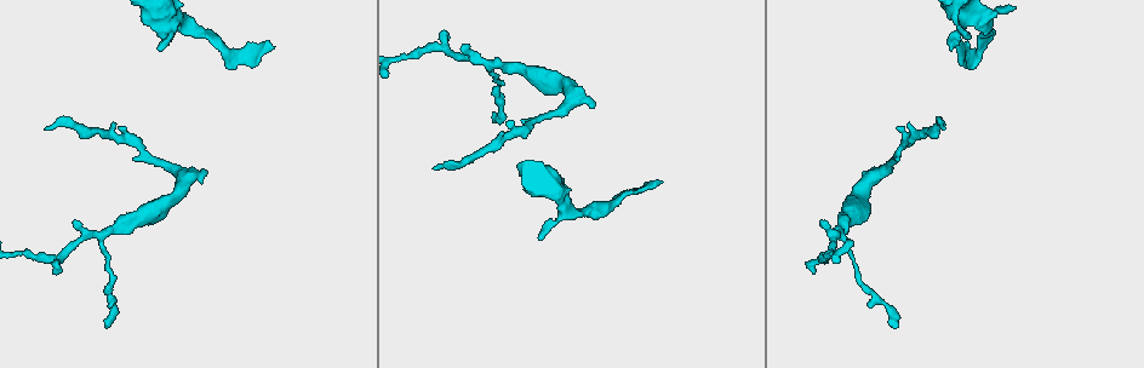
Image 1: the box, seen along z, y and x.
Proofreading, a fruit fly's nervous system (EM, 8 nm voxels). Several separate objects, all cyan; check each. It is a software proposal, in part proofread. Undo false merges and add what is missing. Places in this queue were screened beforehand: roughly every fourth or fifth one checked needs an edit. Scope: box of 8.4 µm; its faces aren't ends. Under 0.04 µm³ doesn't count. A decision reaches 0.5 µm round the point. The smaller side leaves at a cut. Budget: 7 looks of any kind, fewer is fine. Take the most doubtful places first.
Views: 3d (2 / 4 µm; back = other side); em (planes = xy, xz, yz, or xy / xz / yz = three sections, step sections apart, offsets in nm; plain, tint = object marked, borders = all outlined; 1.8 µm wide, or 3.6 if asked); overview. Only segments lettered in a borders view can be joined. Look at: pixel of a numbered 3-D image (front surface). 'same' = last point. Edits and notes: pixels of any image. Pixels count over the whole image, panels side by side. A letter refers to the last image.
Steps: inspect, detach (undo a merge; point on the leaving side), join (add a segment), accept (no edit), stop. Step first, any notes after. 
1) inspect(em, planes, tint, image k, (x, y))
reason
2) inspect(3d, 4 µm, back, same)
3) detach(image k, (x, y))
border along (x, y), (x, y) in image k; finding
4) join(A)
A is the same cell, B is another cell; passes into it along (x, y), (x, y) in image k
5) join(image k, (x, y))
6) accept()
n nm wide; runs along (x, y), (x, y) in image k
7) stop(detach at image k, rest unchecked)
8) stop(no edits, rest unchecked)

inspect(3d, 2 µm, image 1, (945, 128))

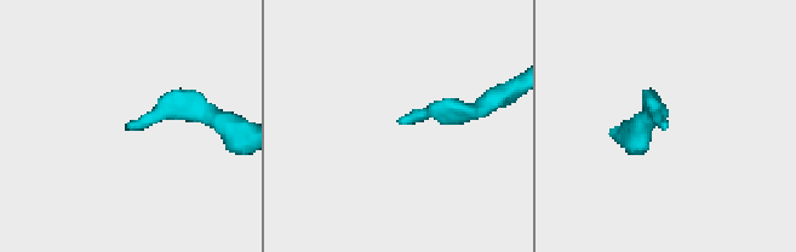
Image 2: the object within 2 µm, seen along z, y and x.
inspect(em, yz, step 16, borders, image 2, (132, 126))

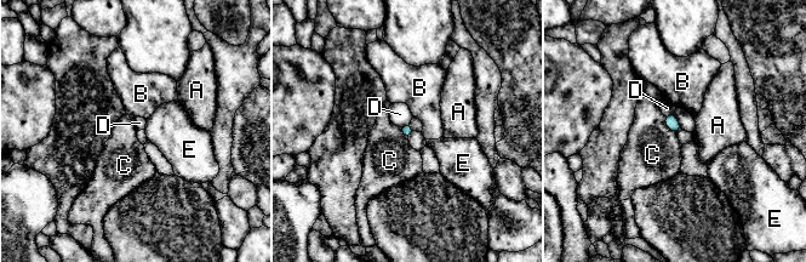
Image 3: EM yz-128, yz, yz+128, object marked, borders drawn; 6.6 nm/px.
accept()
A, B, C, D and E are other cells; border along (674, 113), (681, 127) in image 3; none of them fits

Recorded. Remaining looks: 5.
inspect(em, xy, step 8, tint, image 1, (493, 121))

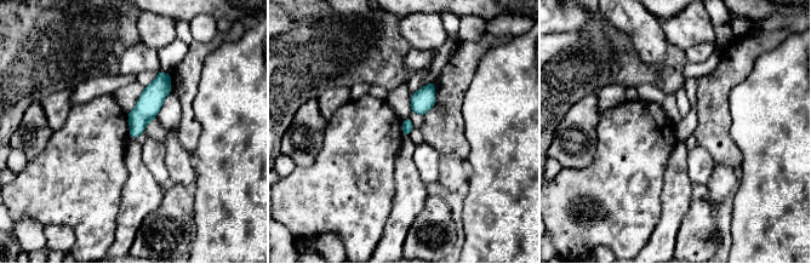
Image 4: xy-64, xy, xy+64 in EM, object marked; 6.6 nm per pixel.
inspect(em, planes, borders, same)
cut it another way

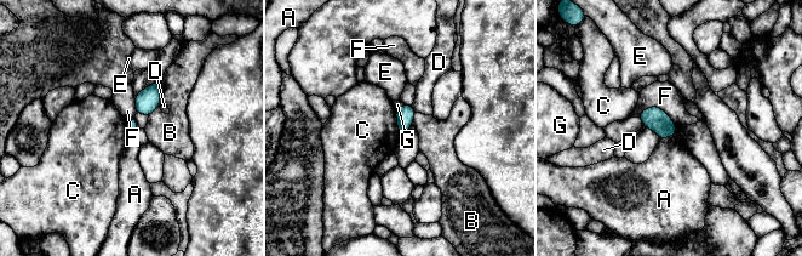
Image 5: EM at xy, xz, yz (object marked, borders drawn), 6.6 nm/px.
accept()
A, B, C, D, E, F and G are other cells; border along (395, 111), (397, 129), (401, 134) in image 5; none of them fits

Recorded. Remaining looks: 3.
inspect(em, planes, tint, image 1, (958, 22))
thin end

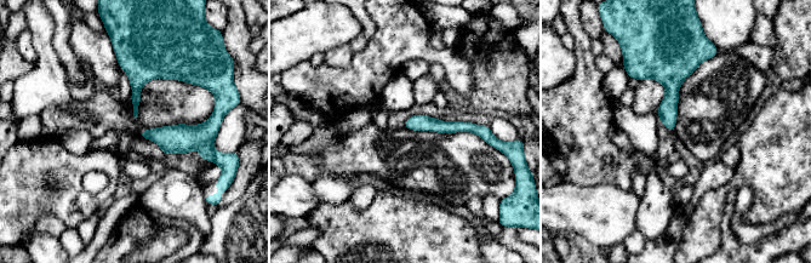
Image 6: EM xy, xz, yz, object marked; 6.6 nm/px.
inspect(em, planes, borders, same)

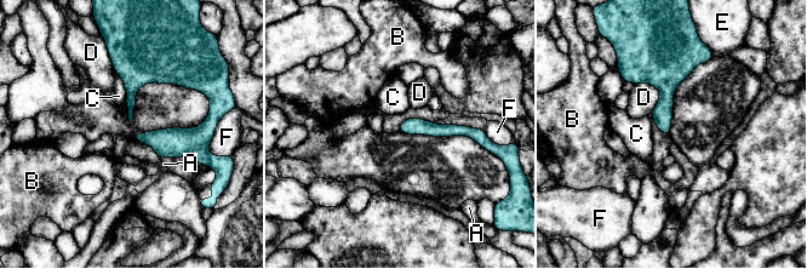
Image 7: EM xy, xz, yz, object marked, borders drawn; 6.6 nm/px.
accept()
C touches over 260 nm; A, B, C, D, E and F are other cells; border along (113, 67), (122, 80), (126, 103) in image 7; no lettered segment goes on from it

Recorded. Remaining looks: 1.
stop(no edits, rest unchecked)

